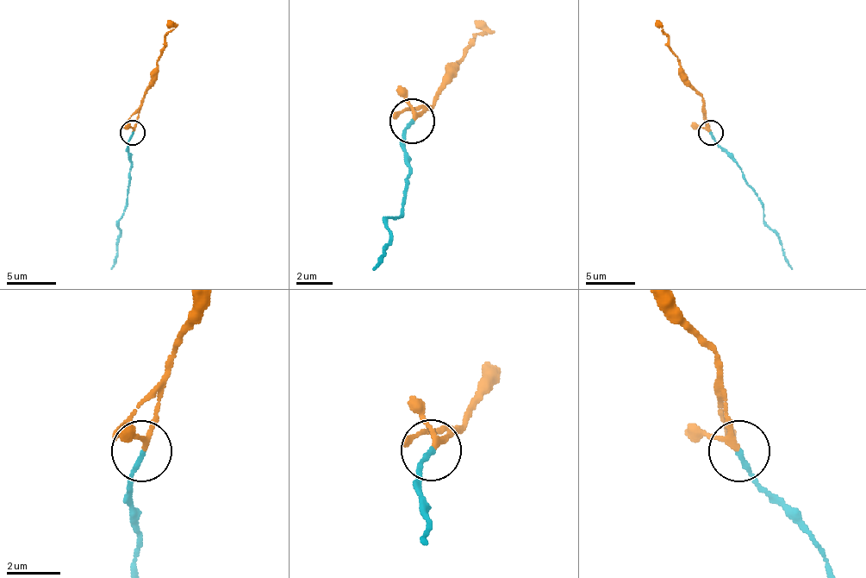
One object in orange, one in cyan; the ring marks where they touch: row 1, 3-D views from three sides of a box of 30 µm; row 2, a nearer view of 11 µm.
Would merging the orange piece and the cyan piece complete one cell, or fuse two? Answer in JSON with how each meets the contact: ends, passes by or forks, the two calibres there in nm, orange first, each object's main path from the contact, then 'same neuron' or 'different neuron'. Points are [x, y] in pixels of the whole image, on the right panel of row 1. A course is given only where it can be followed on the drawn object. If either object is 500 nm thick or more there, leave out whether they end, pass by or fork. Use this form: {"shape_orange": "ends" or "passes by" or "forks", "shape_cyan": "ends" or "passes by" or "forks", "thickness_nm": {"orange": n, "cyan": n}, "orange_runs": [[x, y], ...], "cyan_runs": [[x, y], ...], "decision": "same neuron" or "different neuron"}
{"shape_orange": "passes by", "shape_cyan": "ends", "thickness_nm": {"orange": 170, "cyan": 170}, "orange_runs": [[710, 133], [702, 96], [690, 84], [681, 59], [668, 44], [668, 34], [656, 20]], "cyan_runs": [[710, 133], [715, 142], [739, 167], [759, 199], [766, 223], [776, 234], [786, 263], [791, 268]], "decision": "different neuron"}

